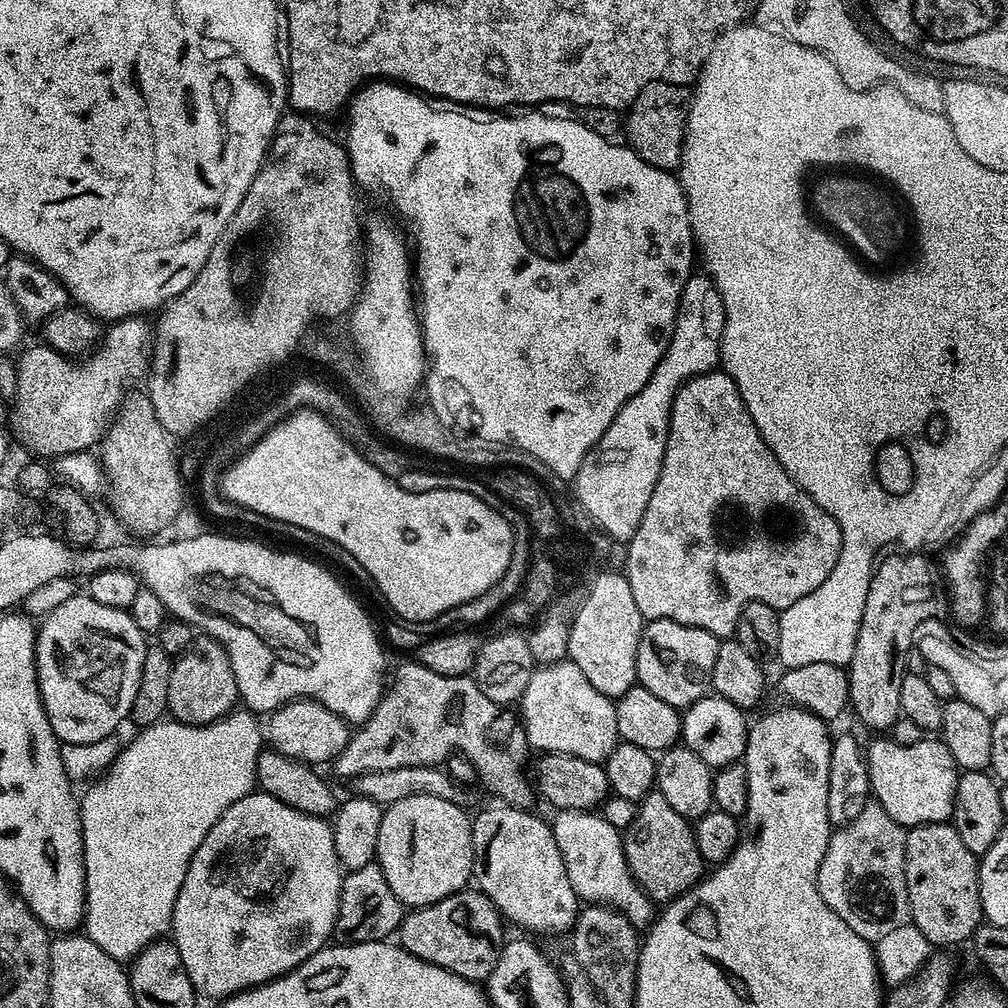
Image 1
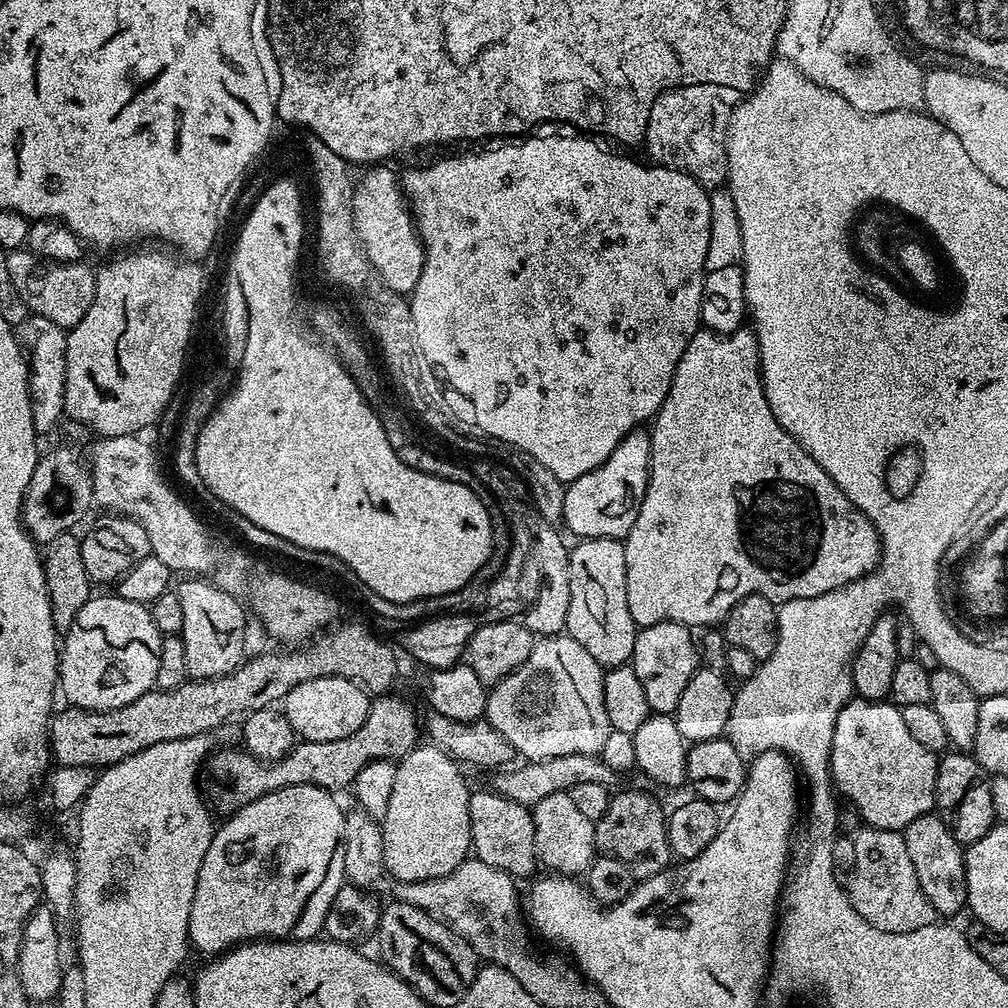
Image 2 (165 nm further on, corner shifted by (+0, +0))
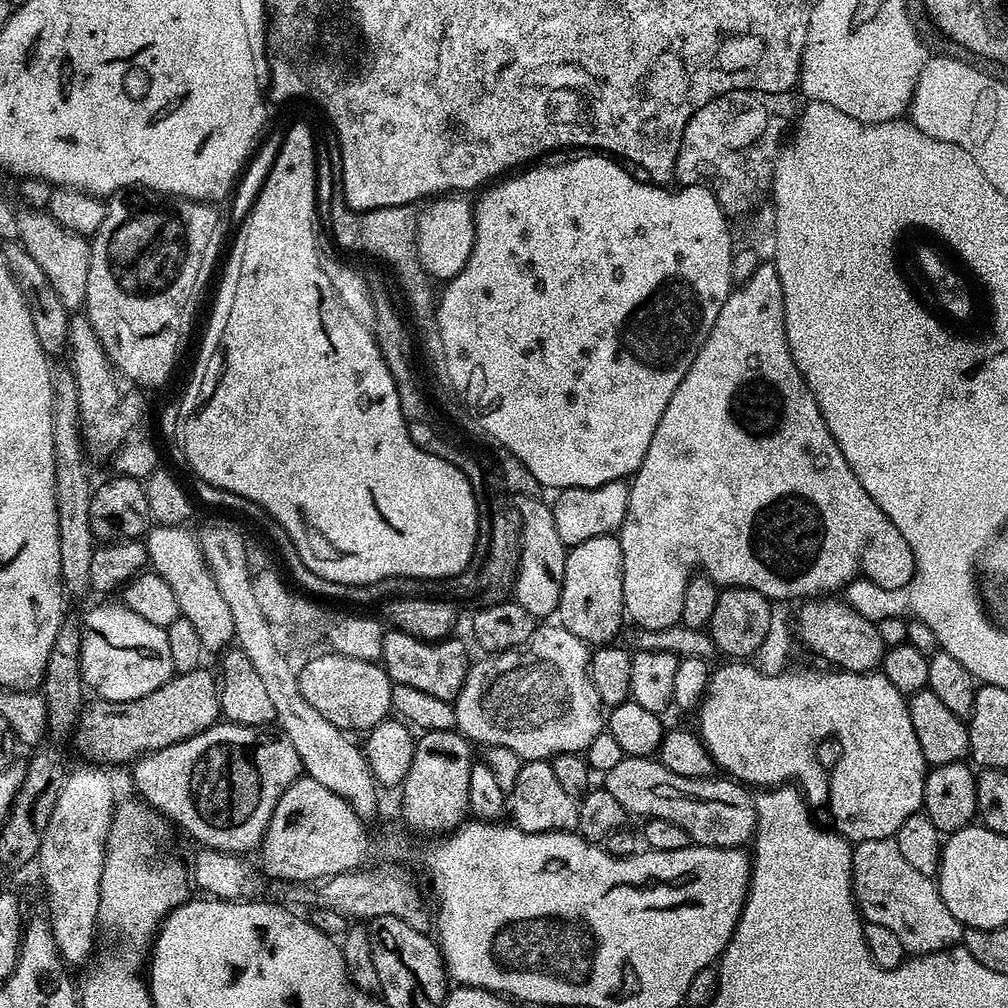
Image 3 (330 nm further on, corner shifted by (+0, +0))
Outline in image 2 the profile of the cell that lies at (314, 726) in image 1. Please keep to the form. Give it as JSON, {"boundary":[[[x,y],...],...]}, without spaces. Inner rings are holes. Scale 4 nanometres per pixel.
{"boundary":[[[346,677],[314,678],[294,686],[282,701],[282,711],[301,741],[334,742],[346,738],[366,722],[370,696],[359,683]]]}

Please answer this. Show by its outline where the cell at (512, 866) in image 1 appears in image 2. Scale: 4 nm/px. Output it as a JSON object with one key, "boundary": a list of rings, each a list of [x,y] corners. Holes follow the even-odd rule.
{"boundary":[[[491,790],[473,791],[470,795],[470,830],[475,859],[486,862],[486,866],[508,872],[513,878],[531,877],[531,872],[538,868],[534,822],[529,805],[497,796]]]}

